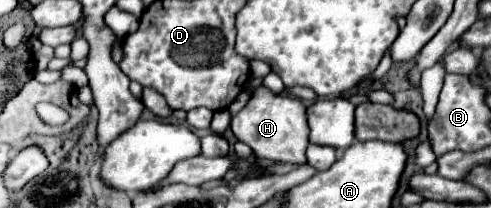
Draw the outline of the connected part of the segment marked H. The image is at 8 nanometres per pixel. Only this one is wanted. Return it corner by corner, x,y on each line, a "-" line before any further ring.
264,85
252,91
246,107
232,117
230,123
234,135
248,143
256,157
282,161
282,163
306,163
306,147
308,147
308,119
306,105
290,95
276,95

